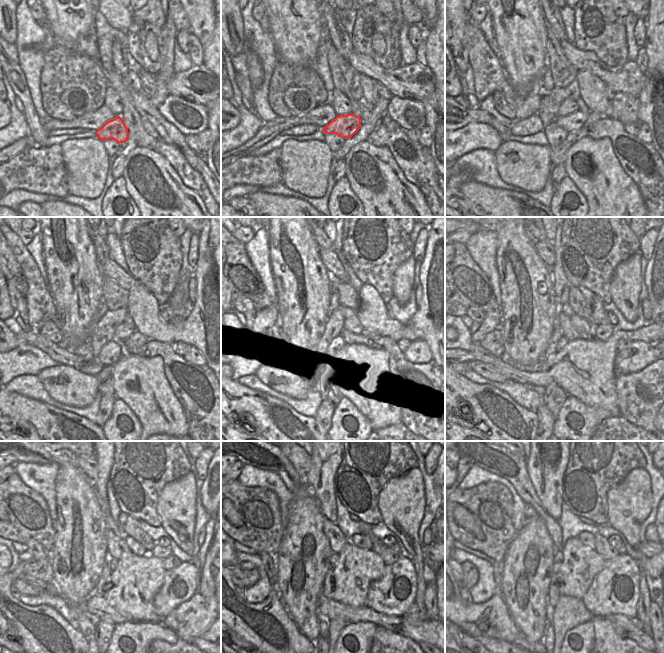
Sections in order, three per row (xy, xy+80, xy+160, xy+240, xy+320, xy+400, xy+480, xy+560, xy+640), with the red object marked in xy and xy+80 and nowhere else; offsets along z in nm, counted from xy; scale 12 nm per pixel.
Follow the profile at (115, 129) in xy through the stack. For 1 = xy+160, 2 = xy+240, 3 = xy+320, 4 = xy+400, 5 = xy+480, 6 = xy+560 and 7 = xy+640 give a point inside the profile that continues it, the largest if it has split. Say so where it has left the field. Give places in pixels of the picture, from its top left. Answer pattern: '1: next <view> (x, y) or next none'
1: next xy+160 (575, 121)
2: next xy+240 (136, 339)
3: next xy+320 (369, 334)
4: next xy+400 (602, 332)
5: next xy+480 (160, 552)
6: next xy+560 (395, 547)
7: next xy+640 (620, 547)

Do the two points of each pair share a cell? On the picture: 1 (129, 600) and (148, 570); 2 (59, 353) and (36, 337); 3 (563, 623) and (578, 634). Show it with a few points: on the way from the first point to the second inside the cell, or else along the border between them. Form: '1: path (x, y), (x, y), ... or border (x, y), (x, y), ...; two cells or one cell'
1: path (135, 594), (137, 581), (140, 578); one cell
2: path (53, 350), (42, 343); one cell
3: border (590, 621), (571, 627), (561, 642); two cells

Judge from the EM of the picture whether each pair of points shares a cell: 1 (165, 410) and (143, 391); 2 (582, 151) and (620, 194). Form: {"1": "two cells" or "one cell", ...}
{"1": "one cell", "2": "one cell"}

